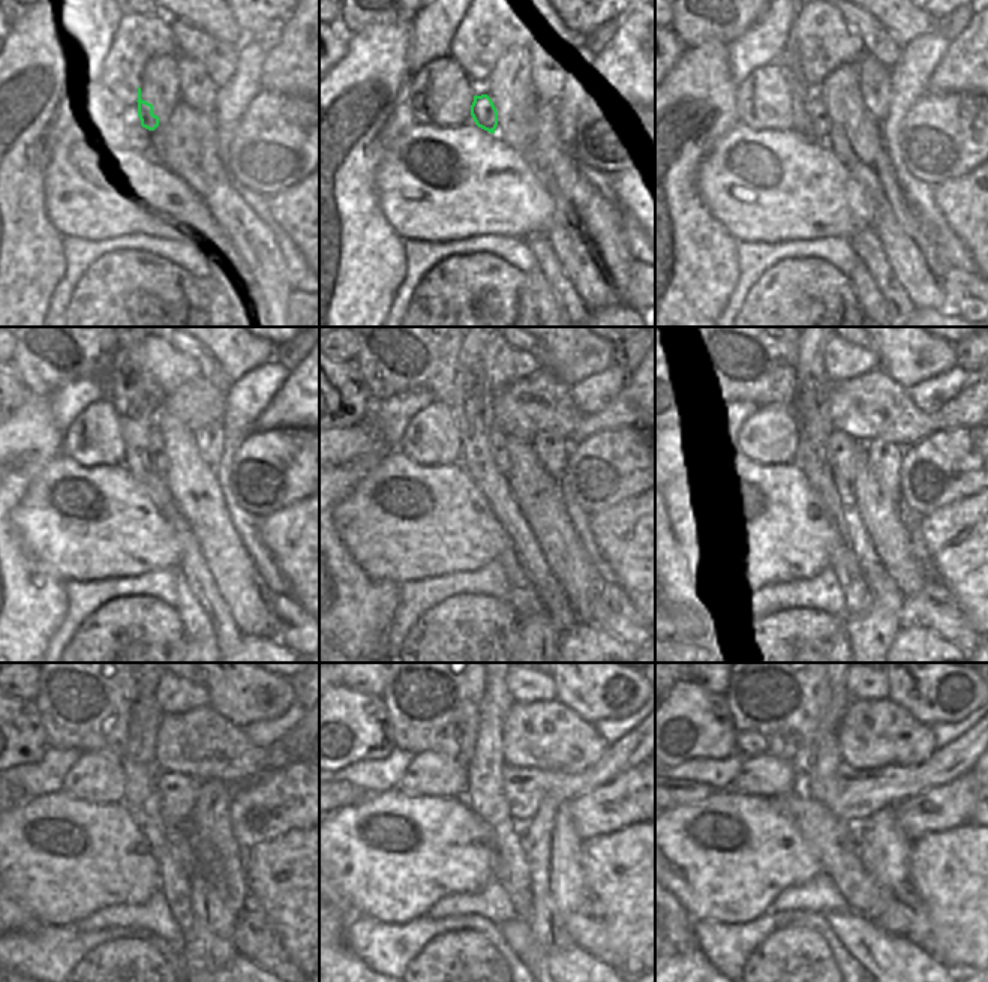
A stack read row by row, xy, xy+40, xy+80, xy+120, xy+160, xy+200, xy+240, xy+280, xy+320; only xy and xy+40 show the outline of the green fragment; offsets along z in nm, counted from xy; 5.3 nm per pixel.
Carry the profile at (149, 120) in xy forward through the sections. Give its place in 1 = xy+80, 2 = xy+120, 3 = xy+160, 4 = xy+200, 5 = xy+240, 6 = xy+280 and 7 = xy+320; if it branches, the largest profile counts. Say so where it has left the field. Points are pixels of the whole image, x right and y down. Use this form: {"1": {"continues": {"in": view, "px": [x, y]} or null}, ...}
{"1": {"continues": {"in": "xy+80", "px": [816, 108]}}, "2": {"continues": {"in": "xy+120", "px": [156, 452]}}, "3": {"continues": {"in": "xy+160", "px": [498, 450]}}, "4": {"continues": {"in": "xy+200", "px": [844, 452]}}, "5": {"continues": {"in": "xy+240", "px": [179, 793]}}, "6": {"continues": {"in": "xy+280", "px": [523, 789]}}, "7": {"continues": {"in": "xy+320", "px": [855, 795]}}}

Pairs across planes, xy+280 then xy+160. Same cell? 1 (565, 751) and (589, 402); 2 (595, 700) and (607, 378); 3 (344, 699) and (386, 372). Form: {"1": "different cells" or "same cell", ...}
{"1": "different cells", "2": "different cells", "3": "different cells"}

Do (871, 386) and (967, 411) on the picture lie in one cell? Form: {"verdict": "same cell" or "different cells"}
{"verdict": "same cell"}

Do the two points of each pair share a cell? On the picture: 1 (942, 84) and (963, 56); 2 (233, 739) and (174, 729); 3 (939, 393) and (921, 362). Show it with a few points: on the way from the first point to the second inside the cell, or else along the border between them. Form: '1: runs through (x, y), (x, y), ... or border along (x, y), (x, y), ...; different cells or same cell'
1: runs through (949, 77), (963, 63); same cell
2: runs through (218, 739), (189, 739); same cell
3: border along (955, 366), (906, 389); different cells

